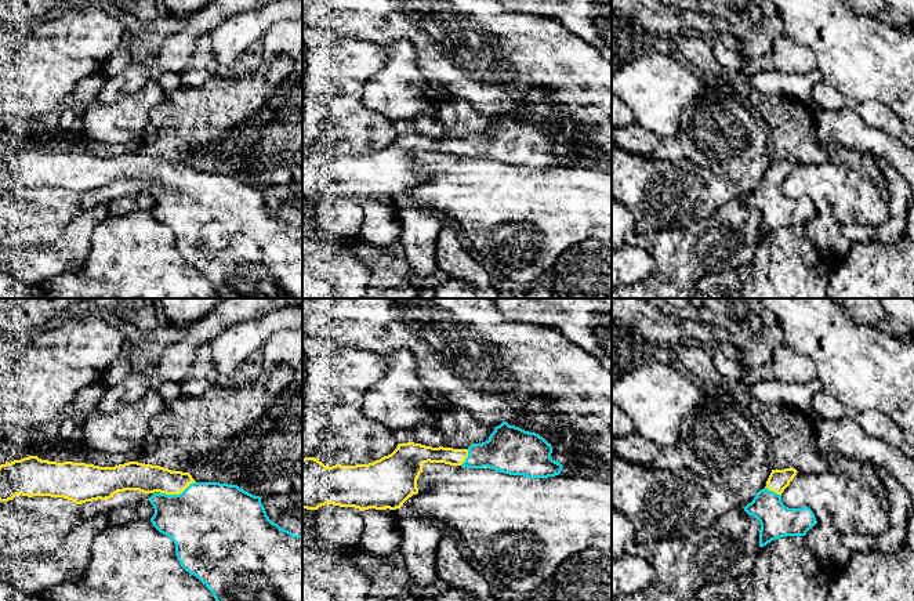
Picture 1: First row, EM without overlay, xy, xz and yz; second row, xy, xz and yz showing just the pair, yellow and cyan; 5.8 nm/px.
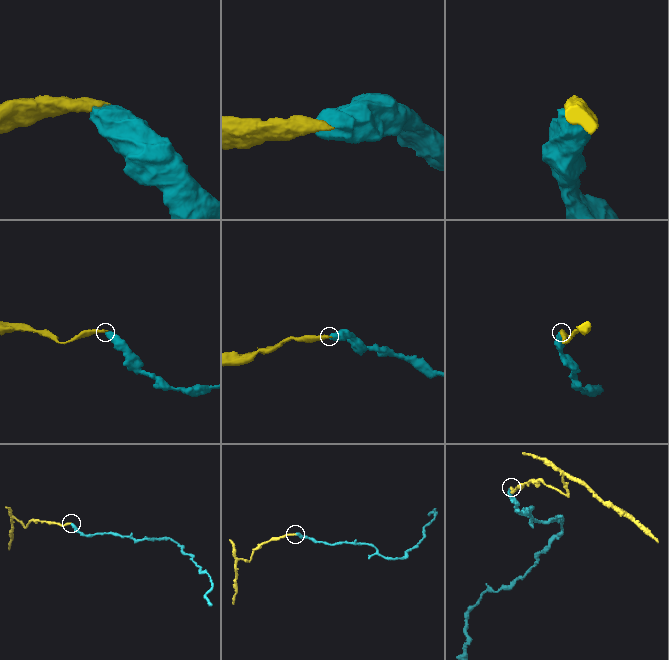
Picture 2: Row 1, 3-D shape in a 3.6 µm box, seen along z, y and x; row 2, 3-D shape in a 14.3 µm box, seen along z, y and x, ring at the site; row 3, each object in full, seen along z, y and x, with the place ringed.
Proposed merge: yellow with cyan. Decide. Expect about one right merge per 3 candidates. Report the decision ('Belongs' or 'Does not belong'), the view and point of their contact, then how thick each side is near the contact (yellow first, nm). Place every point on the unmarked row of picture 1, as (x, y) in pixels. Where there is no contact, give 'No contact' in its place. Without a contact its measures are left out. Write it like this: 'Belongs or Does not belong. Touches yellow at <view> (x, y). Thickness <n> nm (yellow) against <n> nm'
Belongs. Touches yellow at xy (177, 184). Thickness 170 nm (yellow) against 480 nm

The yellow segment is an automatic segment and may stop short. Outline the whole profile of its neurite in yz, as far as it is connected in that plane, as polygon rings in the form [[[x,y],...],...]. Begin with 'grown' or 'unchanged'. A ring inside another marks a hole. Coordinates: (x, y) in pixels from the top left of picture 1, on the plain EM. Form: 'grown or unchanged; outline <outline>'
grown; outline [[[795,159],[772,160],[766,177],[748,193],[744,202],[761,214],[759,238],[784,227],[805,227],[817,214],[809,198],[788,199],[781,184],[797,166]]]

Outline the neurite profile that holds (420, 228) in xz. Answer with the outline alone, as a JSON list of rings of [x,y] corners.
[[[400,200],[396,209],[402,227],[400,245],[410,267],[418,275],[431,275],[438,269],[436,242],[442,221],[435,211],[406,200]]]

